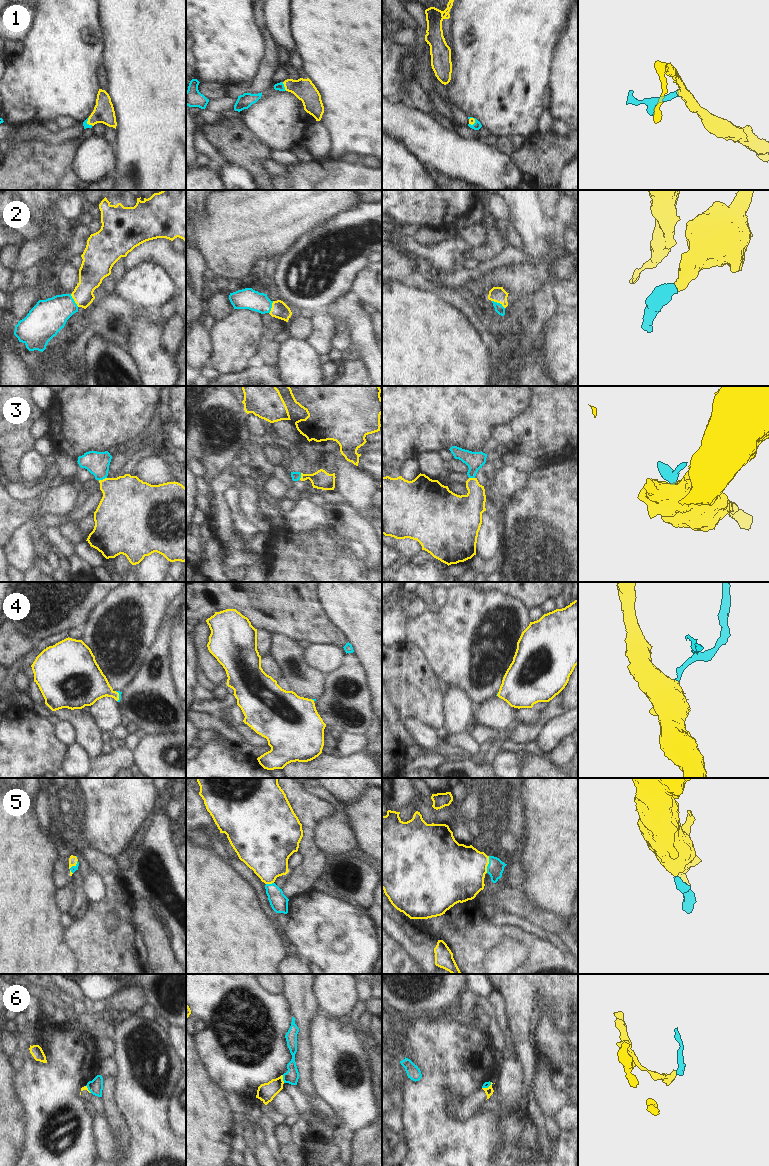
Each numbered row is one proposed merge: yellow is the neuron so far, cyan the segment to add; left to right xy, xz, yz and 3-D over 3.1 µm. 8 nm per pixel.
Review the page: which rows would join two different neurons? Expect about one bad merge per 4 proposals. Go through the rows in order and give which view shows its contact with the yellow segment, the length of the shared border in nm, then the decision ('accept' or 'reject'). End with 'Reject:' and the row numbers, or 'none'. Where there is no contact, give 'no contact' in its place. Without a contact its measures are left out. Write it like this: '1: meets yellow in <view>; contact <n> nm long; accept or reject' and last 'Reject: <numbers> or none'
1: meets yellow in xz; contact 80 nm long; accept
2: meets yellow in yz; contact 120 nm long; accept
3: meets yellow in xy; contact 80 nm long; accept
4: meets yellow in xy; contact 90 nm long; accept
5: meets yellow in yz; contact 140 nm long; accept
6: meets yellow in xz; contact 70 nm long; reject
Reject: 6

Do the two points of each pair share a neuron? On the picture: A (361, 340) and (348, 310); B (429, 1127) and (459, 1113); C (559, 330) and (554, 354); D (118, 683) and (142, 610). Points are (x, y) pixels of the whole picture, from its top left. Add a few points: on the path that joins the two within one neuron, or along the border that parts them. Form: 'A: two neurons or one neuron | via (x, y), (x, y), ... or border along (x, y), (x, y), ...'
A: one neuron | via (361, 333), (361, 327), (355, 317)
B: two neurons | border along (447, 1105), (456, 1119), (475, 1112)
C: one neuron | via (559, 336), (559, 348)
D: one neuron | via (120, 665), (120, 632), (124, 628)

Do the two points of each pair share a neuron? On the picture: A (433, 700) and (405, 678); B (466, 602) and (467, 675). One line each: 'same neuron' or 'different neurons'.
A: same neuron
B: same neuron

